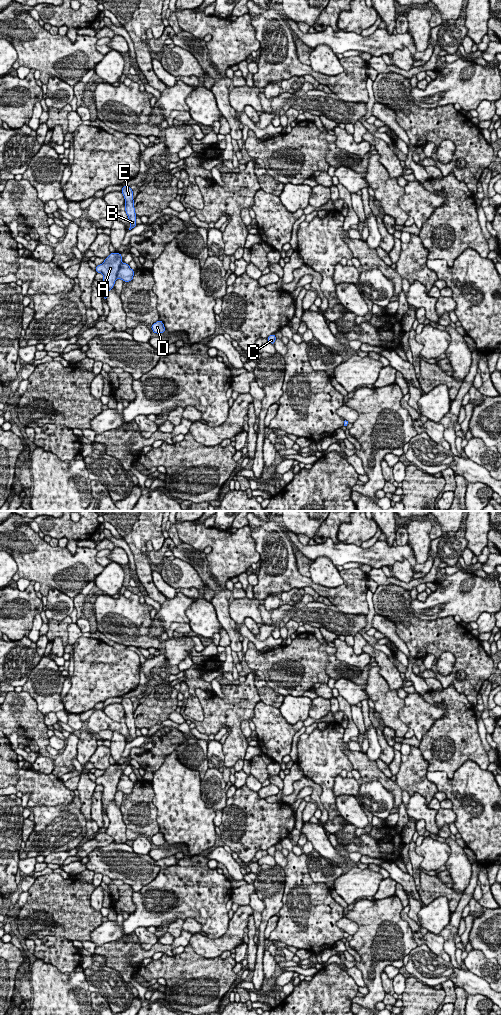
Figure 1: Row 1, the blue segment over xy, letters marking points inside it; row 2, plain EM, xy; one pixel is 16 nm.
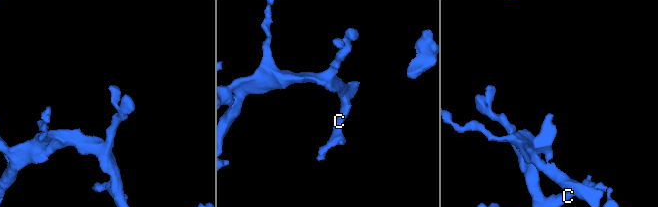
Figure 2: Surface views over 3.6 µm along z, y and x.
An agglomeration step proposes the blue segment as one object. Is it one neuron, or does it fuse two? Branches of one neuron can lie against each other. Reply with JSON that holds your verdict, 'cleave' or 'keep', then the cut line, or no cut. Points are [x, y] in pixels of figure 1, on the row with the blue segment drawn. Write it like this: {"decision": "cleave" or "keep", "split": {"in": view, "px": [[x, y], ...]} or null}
{"decision": "cleave", "split": {"in": "xy", "px": [[121, 264], [115, 278]]}}

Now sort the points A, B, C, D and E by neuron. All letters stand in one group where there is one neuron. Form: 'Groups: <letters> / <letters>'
Groups: A B E / C D

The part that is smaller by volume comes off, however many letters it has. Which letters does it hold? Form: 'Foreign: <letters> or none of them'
Foreign: C, D

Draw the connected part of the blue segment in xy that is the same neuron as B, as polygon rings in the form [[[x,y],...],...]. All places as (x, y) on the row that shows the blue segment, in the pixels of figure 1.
[[[123,186],[121,192],[125,199],[125,211],[130,223],[129,230],[131,230],[137,225],[134,200],[133,200],[133,190],[130,188],[130,186]]]

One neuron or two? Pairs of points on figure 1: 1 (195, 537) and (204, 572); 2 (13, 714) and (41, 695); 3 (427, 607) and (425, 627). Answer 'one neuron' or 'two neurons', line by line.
1: two neurons
2: two neurons
3: two neurons

